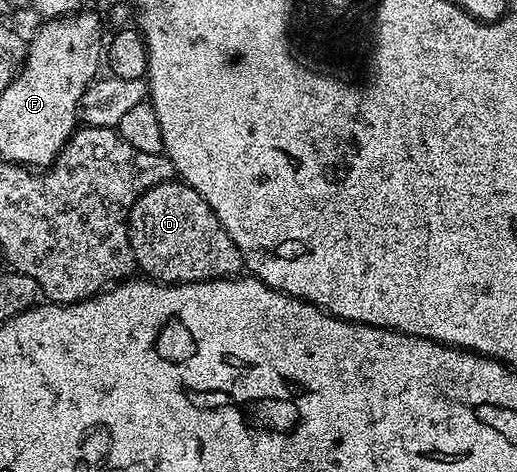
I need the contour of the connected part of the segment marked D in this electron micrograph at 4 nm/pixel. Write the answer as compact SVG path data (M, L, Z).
M180 180L155 184L135 200L129 213L129 250L136 269L162 284L236 278L243 270L239 248L219 224L219 216L195 188Z

